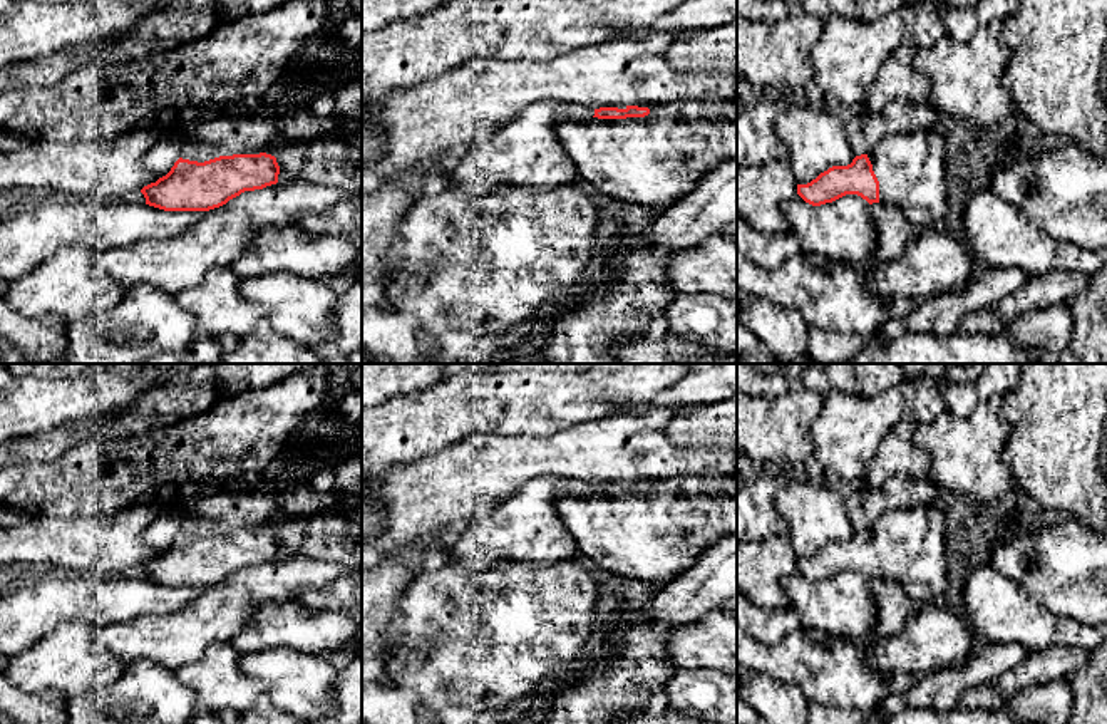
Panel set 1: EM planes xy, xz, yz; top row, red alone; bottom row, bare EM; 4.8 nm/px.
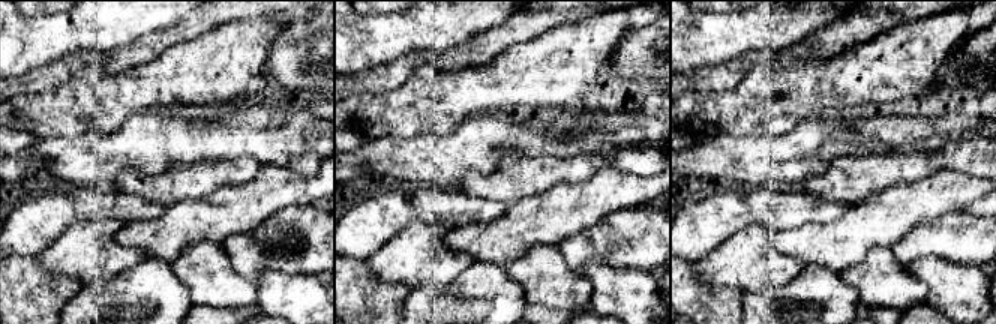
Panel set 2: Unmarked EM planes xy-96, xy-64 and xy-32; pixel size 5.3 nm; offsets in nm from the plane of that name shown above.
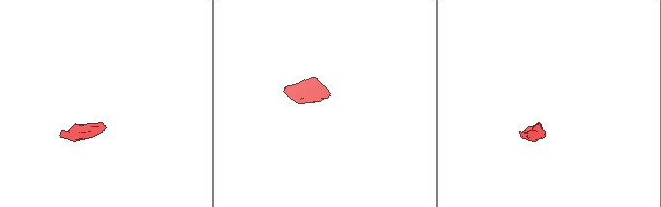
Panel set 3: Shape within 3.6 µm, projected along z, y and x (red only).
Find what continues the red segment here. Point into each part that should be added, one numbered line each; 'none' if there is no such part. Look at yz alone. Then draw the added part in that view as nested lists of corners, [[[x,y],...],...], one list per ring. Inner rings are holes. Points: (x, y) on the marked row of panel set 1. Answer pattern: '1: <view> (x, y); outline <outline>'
1: yz (910, 166); outline [[[928,131],[888,134],[868,154],[879,181],[879,203],[894,204],[916,228],[946,216],[945,136]]]

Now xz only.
1: xz (655, 160); outline [[[705,96],[638,107],[648,107],[650,114],[626,119],[566,119],[559,126],[559,141],[574,161],[579,179],[591,184],[601,194],[653,208],[660,215],[692,191],[713,168],[737,158],[737,99]]]

